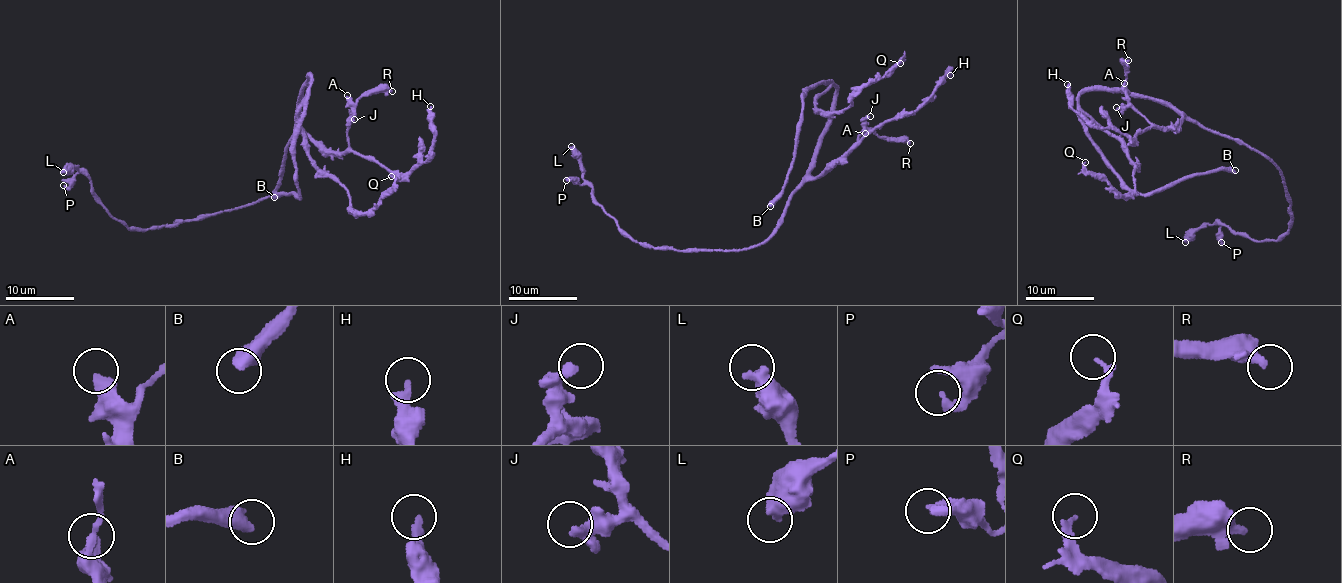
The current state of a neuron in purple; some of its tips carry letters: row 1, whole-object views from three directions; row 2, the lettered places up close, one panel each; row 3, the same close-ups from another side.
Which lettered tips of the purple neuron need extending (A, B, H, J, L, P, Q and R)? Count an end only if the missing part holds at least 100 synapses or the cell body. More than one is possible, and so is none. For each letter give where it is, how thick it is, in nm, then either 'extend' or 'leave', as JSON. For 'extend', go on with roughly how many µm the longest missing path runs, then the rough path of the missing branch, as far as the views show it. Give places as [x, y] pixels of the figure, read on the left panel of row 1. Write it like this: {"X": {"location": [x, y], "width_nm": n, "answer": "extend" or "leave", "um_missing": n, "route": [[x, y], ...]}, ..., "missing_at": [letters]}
{"A": {"location": [347, 95], "width_nm": 340, "answer": "leave"}, "B": {"location": [274, 197], "width_nm": 550, "answer": "extend", "um_missing": 200}, "H": {"location": [430, 106], "width_nm": 320, "answer": "leave"}, "J": {"location": [354, 119], "width_nm": 280, "answer": "leave"}, "L": {"location": [63, 172], "width_nm": 500, "answer": "leave"}, "P": {"location": [63, 185], "width_nm": 300, "answer": "leave"}, "Q": {"location": [391, 176], "width_nm": 160, "answer": "leave"}, "R": {"location": [392, 91], "width_nm": 240, "answer": "leave"}, "missing_at": ["B"]}

